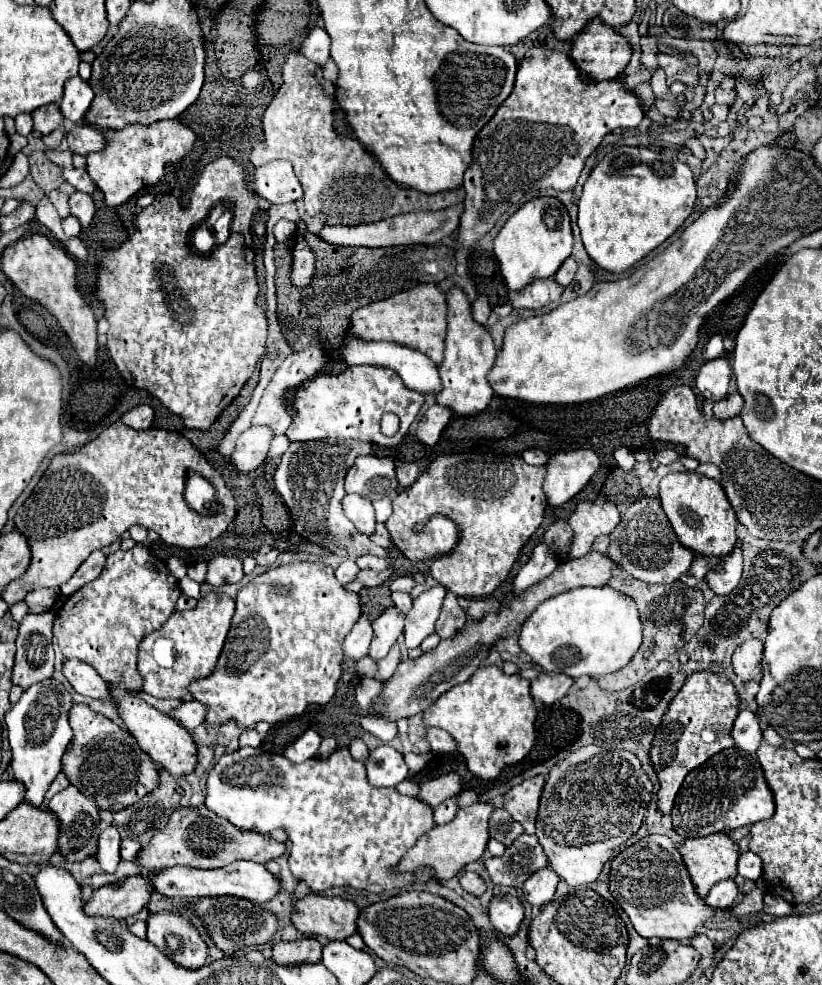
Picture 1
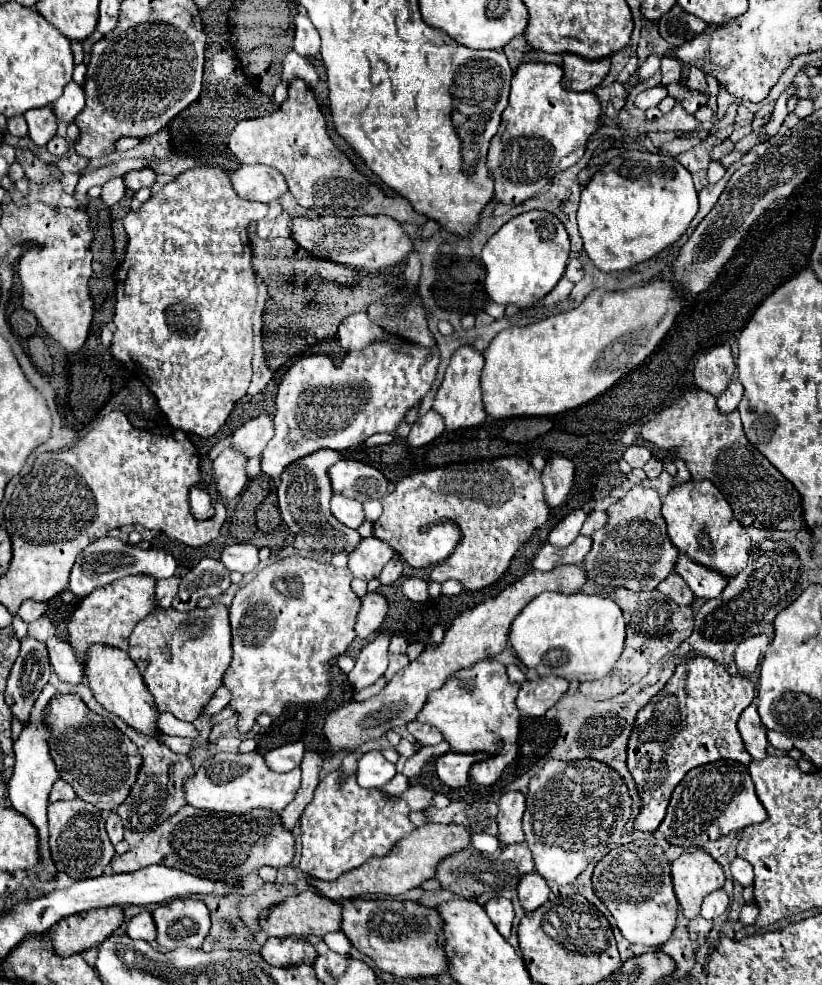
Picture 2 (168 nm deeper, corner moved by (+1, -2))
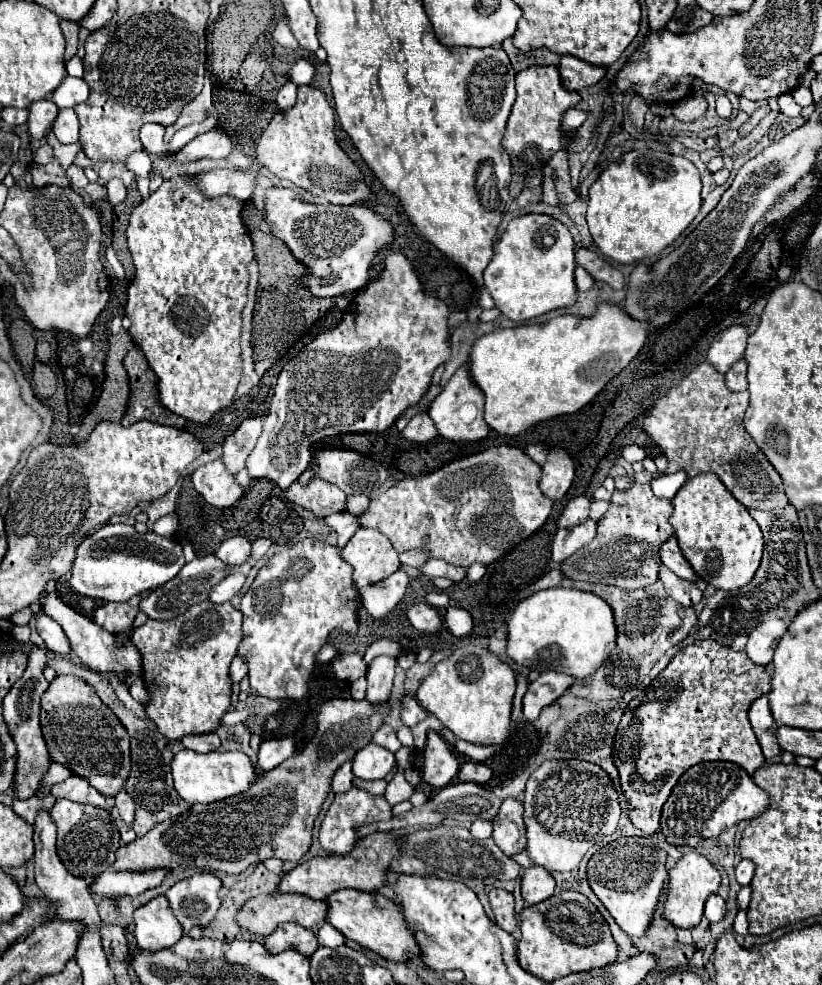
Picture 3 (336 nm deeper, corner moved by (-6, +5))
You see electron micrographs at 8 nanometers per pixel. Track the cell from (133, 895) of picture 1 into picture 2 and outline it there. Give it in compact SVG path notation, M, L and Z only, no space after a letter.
M119 906L95 908L63 918L43 936L45 938L49 936L55 954L71 956L99 946L121 924L123 924L123 910Z

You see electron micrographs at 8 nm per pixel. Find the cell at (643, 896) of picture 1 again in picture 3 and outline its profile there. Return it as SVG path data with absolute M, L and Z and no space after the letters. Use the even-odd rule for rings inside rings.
M622 837L596 851L588 861L588 883L592 891L630 937L646 935L652 923L656 903L668 879L666 859L666 851L654 847L650 837ZM640 861L646 861L646 865L640 865Z

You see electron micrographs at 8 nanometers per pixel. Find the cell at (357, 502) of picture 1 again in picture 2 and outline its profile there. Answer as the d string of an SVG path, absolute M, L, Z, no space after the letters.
M333 494L331 496L331 512L335 514L335 518L349 526L349 528L359 528L361 522L365 520L365 512L363 512L363 506L351 498L345 498L345 496L339 496L339 494Z

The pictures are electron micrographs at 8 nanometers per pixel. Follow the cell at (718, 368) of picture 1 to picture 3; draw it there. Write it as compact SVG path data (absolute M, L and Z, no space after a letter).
M734 325L734 327L724 329L714 339L714 343L708 351L708 363L718 373L726 373L736 361L740 361L744 357L746 339L748 339L748 331L742 325Z

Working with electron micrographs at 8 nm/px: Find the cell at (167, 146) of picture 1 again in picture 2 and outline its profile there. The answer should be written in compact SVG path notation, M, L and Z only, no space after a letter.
M113 178L113 180L109 180L107 184L103 184L101 200L103 200L107 206L113 206L115 202L119 202L119 200L123 198L123 192L125 192L123 178Z

